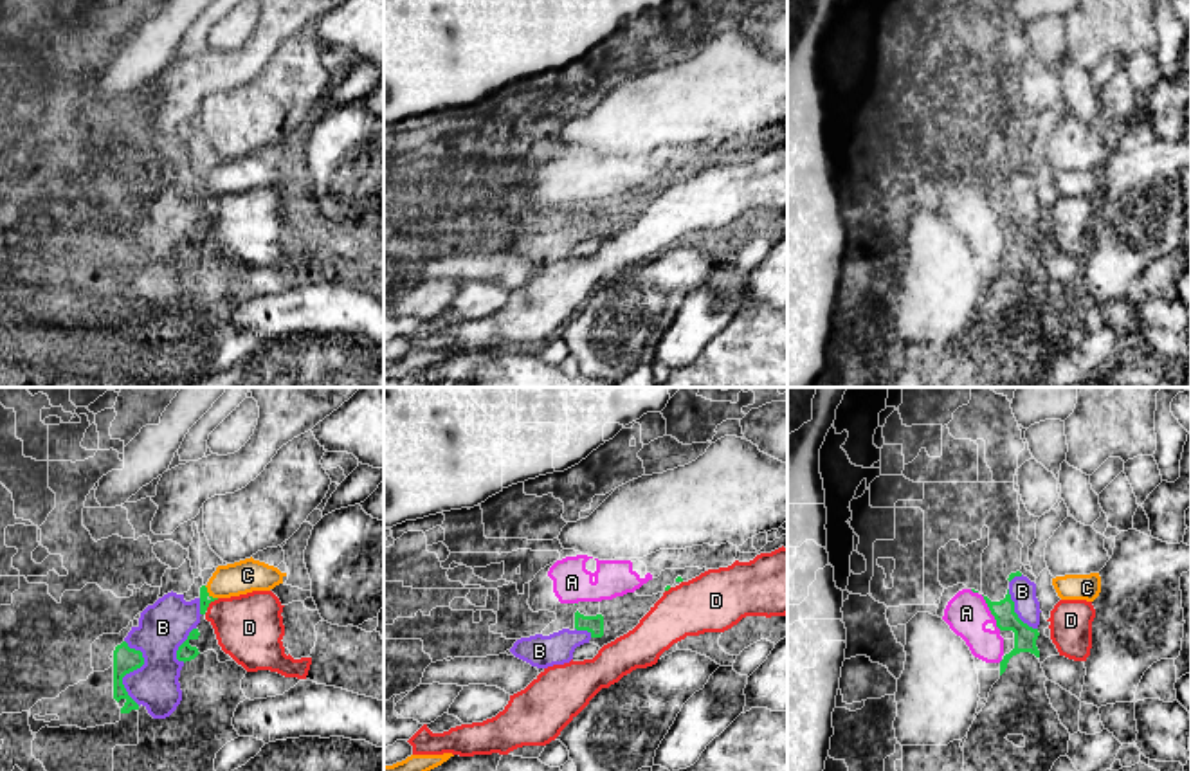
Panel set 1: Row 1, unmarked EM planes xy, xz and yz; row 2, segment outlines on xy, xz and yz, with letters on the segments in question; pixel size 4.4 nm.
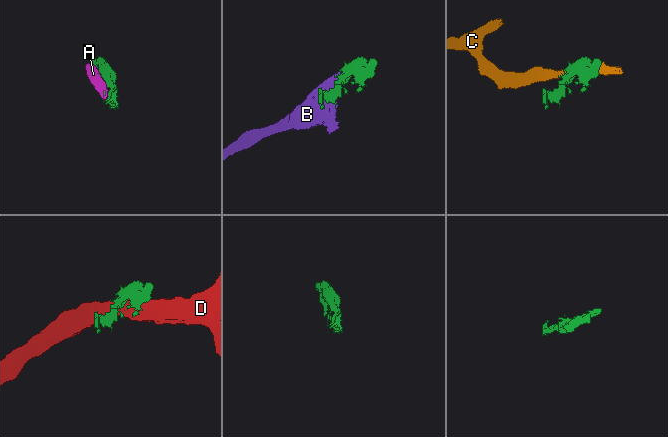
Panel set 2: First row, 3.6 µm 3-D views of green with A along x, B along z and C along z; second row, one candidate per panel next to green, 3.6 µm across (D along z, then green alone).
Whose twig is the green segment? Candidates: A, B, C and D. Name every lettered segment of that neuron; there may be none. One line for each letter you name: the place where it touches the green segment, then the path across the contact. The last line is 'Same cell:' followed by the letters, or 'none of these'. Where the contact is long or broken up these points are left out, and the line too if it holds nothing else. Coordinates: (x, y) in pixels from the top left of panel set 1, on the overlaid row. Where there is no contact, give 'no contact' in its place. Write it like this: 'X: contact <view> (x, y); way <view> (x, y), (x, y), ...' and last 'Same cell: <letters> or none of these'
B: contact xy (134, 669)
Same cell: B

